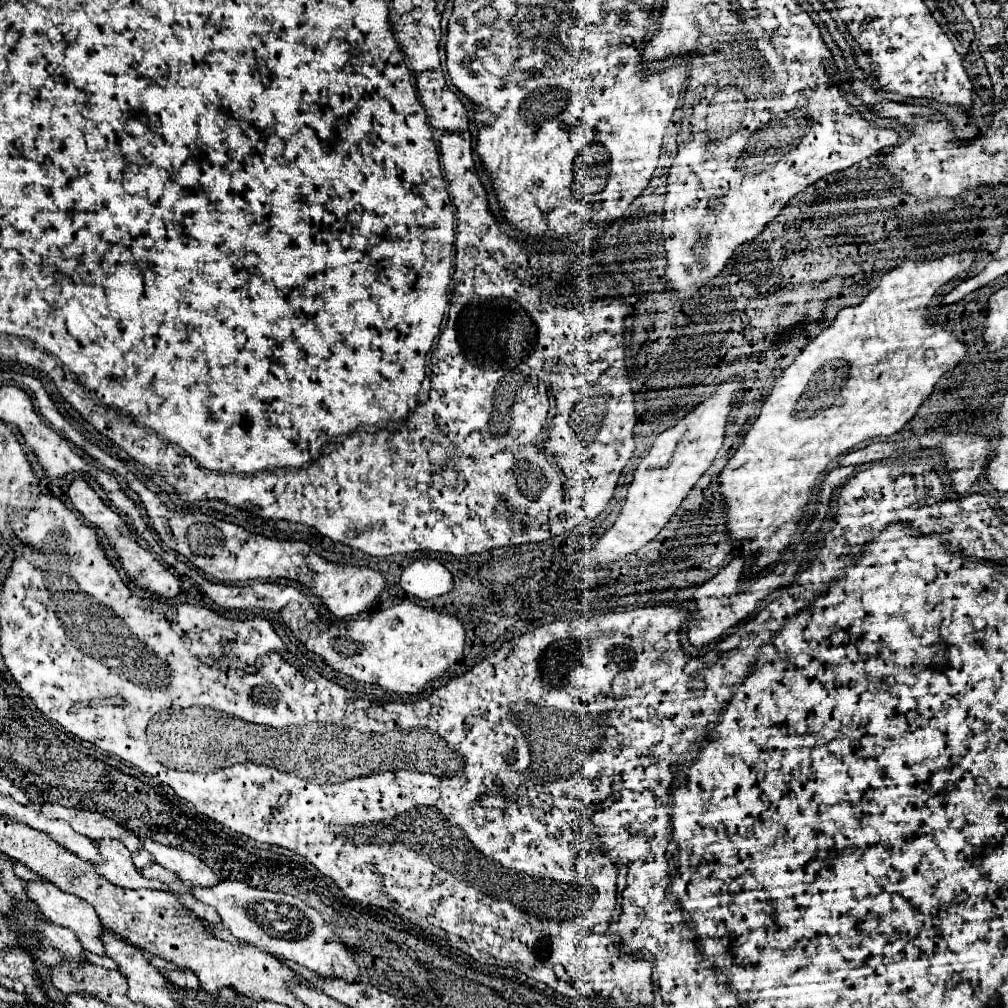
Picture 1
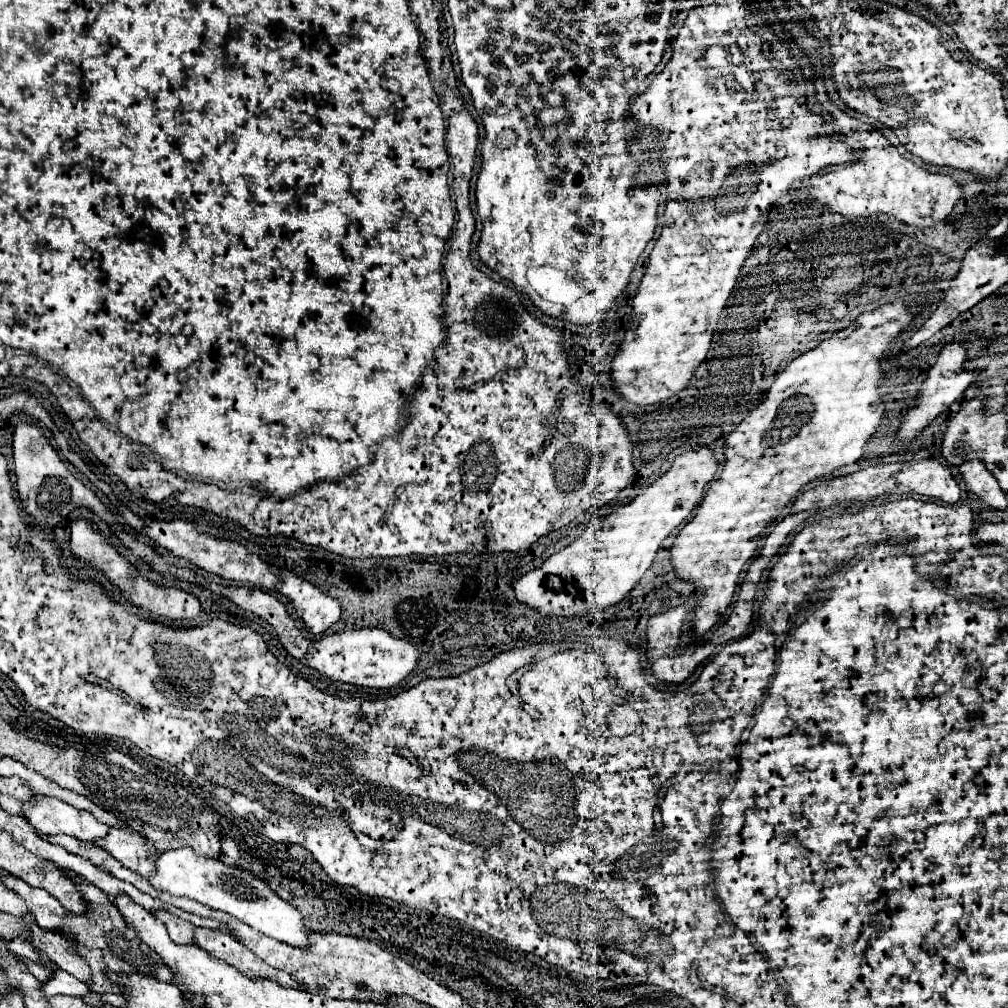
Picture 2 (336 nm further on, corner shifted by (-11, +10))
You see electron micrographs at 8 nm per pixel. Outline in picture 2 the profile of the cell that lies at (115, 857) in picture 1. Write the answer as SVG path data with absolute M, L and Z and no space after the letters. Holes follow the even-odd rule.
M37 796L35 802L25 804L25 818L47 836L67 834L77 838L83 844L97 844L99 838L105 838L109 826L95 820L87 810L77 810L63 800Z

